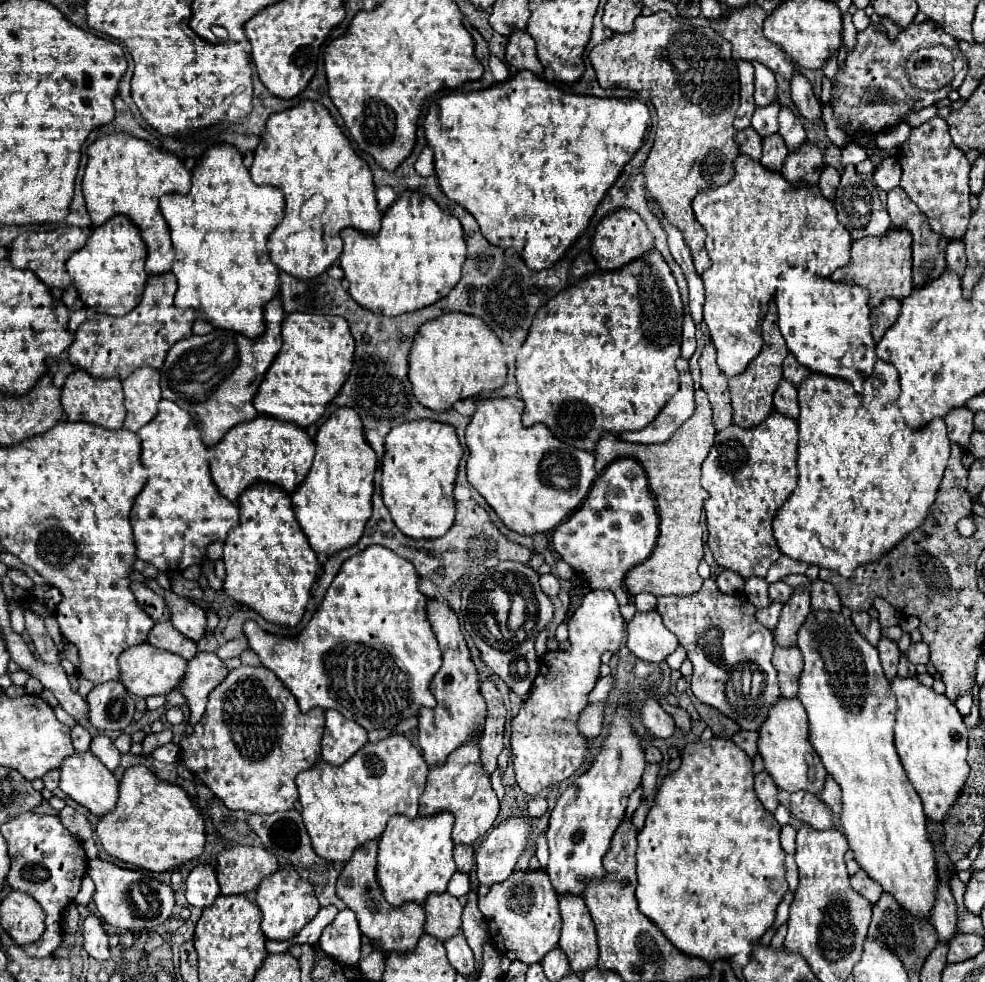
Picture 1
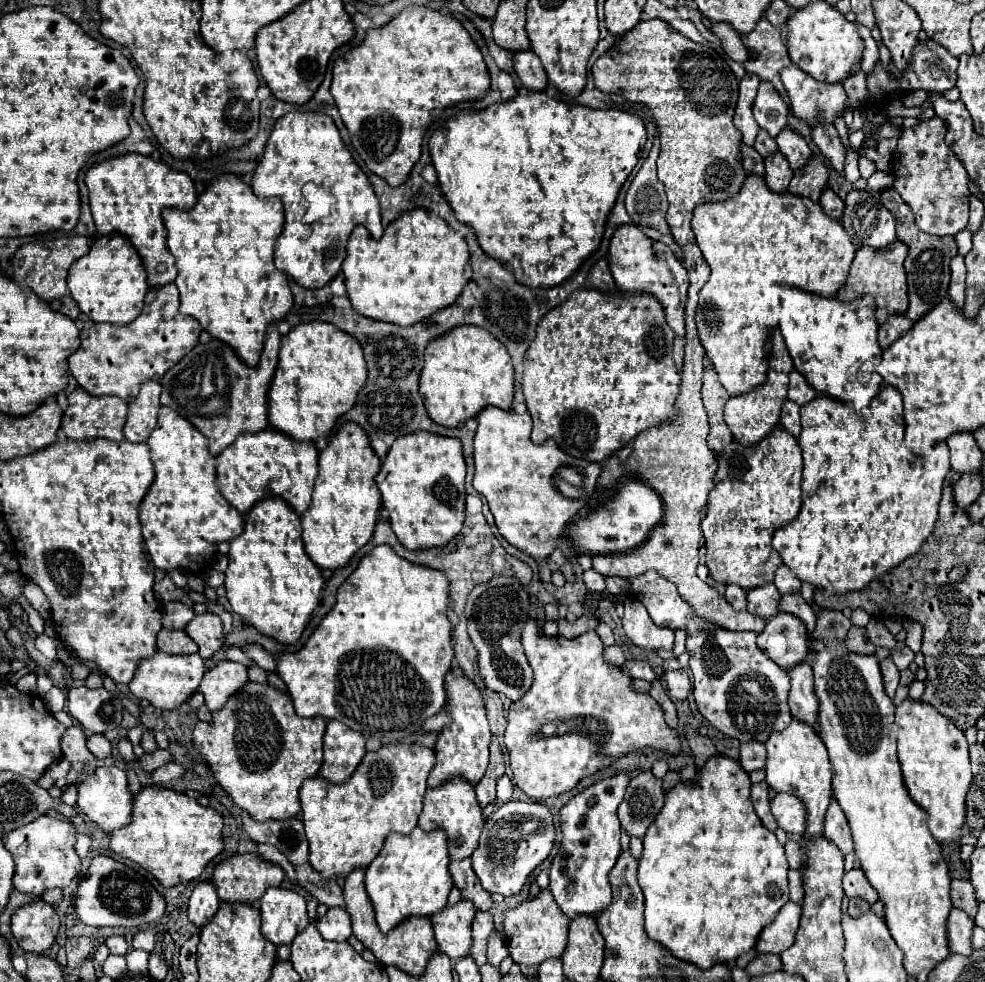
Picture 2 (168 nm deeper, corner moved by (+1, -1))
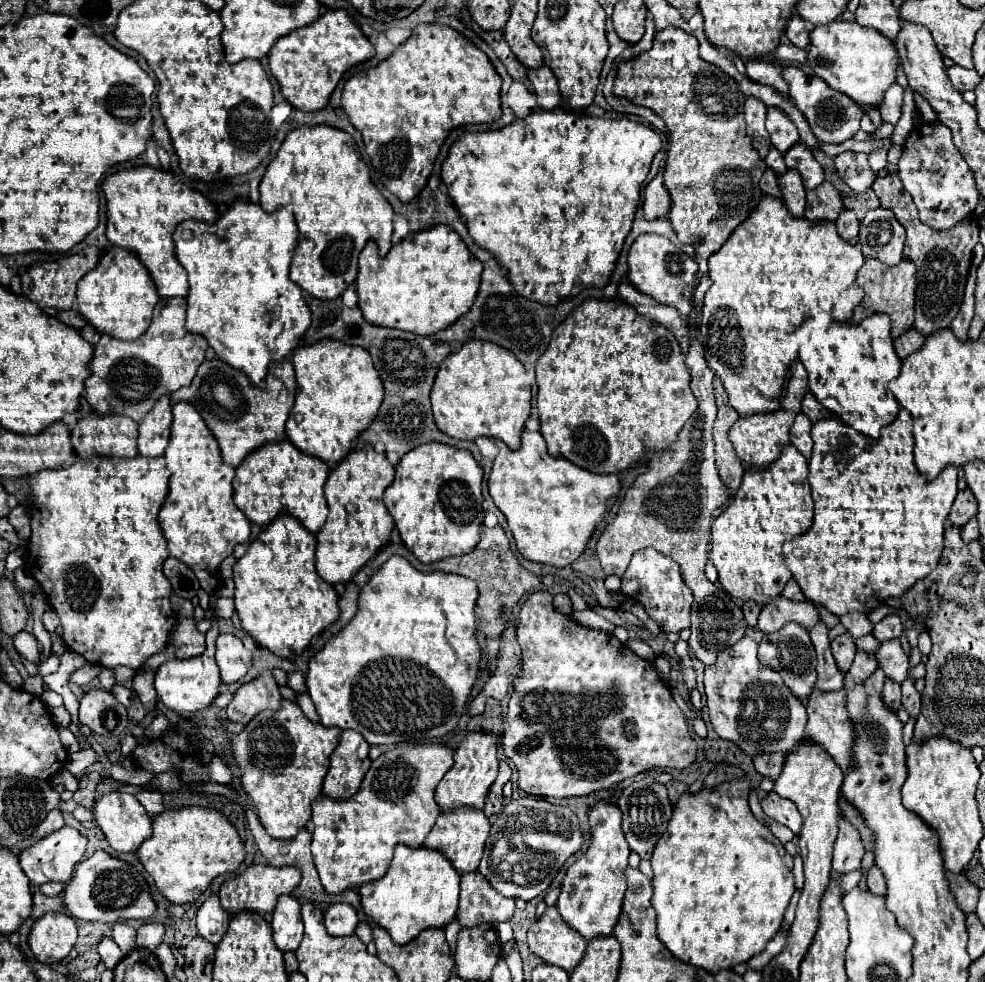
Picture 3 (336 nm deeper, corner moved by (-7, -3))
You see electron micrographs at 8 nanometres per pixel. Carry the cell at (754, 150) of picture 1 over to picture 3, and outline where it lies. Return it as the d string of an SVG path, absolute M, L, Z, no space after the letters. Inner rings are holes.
M765 170L765 174L763 174L763 178L761 178L761 190L765 192L765 194L771 194L771 196L781 196L781 190L779 190L779 184L777 184L777 176L775 176L775 172L773 170Z

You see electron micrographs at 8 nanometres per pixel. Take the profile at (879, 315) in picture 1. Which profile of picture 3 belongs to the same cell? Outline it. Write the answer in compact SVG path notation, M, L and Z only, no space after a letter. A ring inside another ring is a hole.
M909 328L907 332L903 332L899 338L895 338L895 352L897 352L897 356L903 360L903 358L907 358L911 352L915 352L915 350L919 350L921 346L923 346L923 342L925 342L925 336L921 336L915 328Z

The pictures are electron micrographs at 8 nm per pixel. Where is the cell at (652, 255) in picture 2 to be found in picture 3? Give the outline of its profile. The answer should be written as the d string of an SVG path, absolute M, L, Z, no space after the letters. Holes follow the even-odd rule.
M641 234L627 254L627 266L627 276L639 292L651 296L663 306L673 306L683 318L689 316L693 306L693 292L699 282L697 262L691 256L659 234Z

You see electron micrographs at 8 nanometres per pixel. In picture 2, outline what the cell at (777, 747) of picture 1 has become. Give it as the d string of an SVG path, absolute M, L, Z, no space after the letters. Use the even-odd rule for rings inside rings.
M793 720L791 726L787 726L781 734L773 734L767 746L767 784L775 792L787 792L805 804L807 810L807 828L803 832L805 840L819 838L823 834L823 818L827 812L827 806L831 802L831 780L833 780L833 766L827 756L827 748L823 740L811 730L809 724Z

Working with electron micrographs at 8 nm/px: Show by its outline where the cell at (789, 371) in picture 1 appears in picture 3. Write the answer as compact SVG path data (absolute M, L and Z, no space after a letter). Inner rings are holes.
M811 392L805 394L805 398L803 398L803 402L801 402L801 410L811 418L811 422L817 422L817 420L823 420L823 418L833 416L823 404L817 402L817 398L815 398Z

